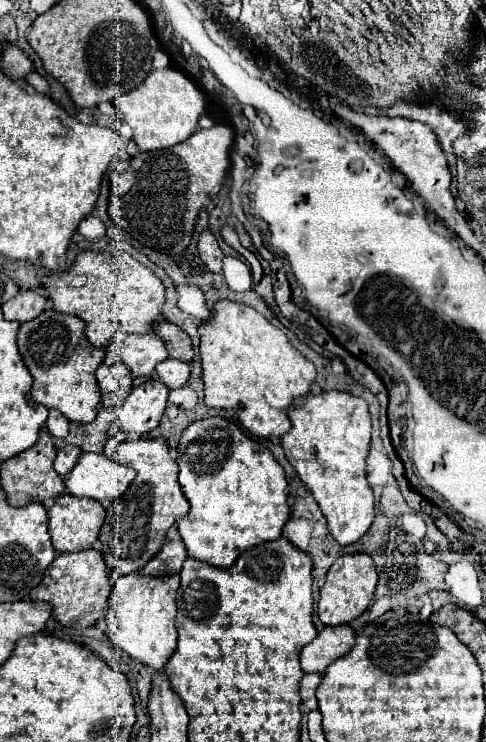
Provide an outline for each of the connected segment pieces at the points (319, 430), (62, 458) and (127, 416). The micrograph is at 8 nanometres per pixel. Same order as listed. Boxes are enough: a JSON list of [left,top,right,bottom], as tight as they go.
[[281,390,375,546],[55,446,83,478],[117,378,169,436]]

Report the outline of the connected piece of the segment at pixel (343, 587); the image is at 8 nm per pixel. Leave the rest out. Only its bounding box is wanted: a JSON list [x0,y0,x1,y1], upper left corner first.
[317,552,377,626]

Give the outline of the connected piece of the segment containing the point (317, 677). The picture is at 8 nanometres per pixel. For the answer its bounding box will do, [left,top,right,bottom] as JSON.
[301,674,321,710]

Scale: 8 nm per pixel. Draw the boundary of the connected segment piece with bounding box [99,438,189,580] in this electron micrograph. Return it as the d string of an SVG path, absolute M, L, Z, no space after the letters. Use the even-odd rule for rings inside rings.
M165 438L123 440L115 450L113 460L133 468L137 476L127 492L111 508L107 508L107 518L99 534L99 540L105 546L103 558L107 562L111 580L143 568L163 546L165 534L175 524L175 520L189 512L189 502L185 496L181 496L177 482L179 466L169 454Z

